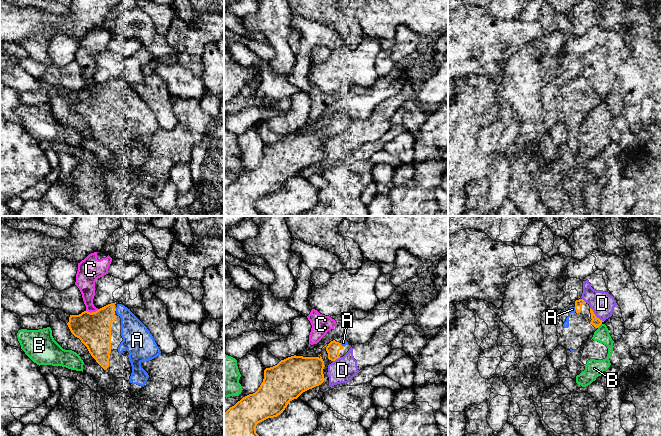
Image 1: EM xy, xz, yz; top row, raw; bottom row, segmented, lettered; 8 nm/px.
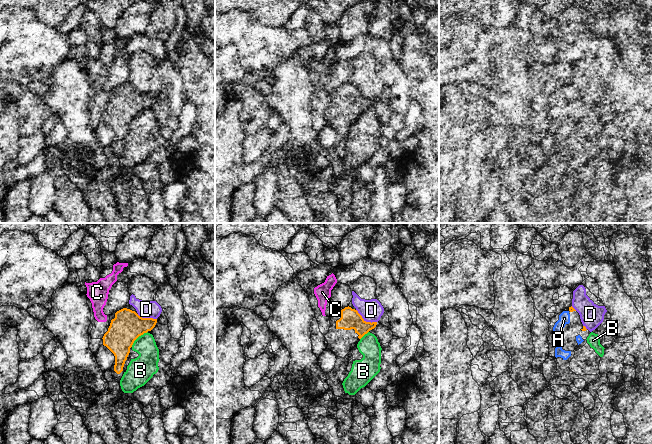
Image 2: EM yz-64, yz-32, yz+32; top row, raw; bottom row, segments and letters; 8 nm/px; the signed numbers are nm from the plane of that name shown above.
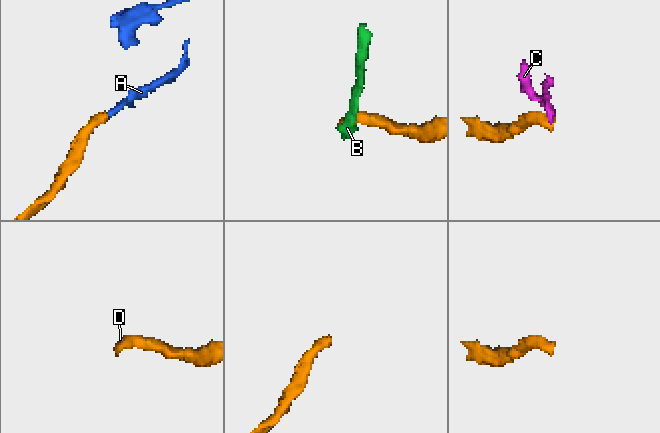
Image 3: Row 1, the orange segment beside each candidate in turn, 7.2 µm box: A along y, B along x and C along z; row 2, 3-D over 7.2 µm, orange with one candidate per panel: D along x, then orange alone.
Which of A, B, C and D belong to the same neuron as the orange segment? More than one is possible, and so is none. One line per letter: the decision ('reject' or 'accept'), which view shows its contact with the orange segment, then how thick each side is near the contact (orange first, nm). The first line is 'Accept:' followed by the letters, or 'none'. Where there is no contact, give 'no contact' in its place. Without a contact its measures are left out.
Accept: A
A: accept; contact in xy; calibres 280 and 200 nm
B: reject; contact in yz; calibres 80 and 120 nm
C: reject; contact in xy; calibres 280 and 150 nm
D: reject; contact in yz; calibres 80 and 190 nm

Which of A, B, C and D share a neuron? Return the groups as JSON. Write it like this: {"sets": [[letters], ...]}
{"sets": [["A"], ["B"], ["C"], ["D"]]}

